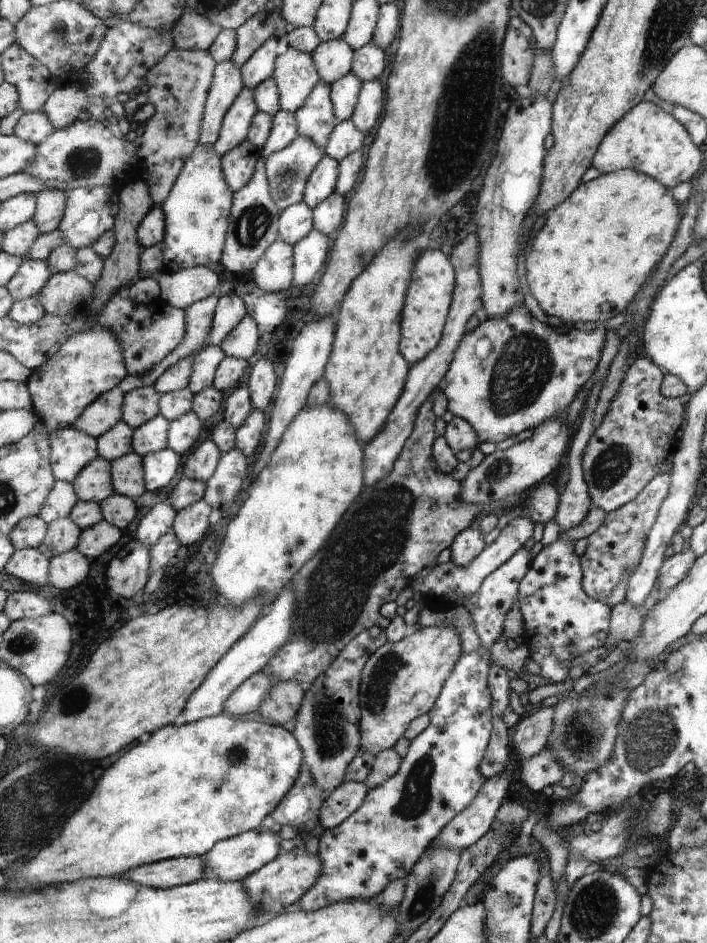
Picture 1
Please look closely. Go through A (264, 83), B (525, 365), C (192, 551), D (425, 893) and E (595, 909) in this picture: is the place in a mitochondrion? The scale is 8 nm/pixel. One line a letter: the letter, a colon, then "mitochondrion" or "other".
A: other
B: mitochondrion
C: other
D: mitochondrion
E: mitochondrion

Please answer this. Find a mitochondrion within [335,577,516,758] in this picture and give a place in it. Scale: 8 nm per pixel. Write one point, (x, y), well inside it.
(382, 677)

